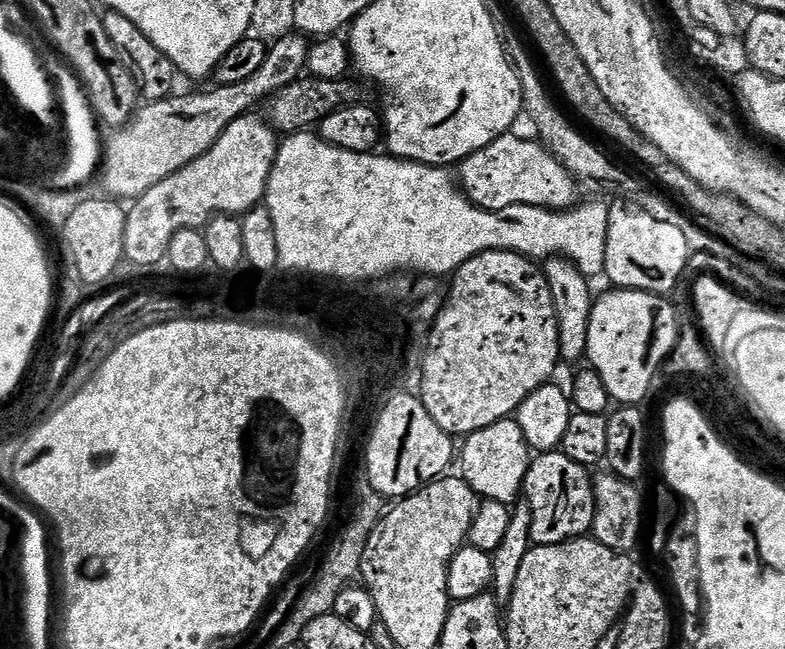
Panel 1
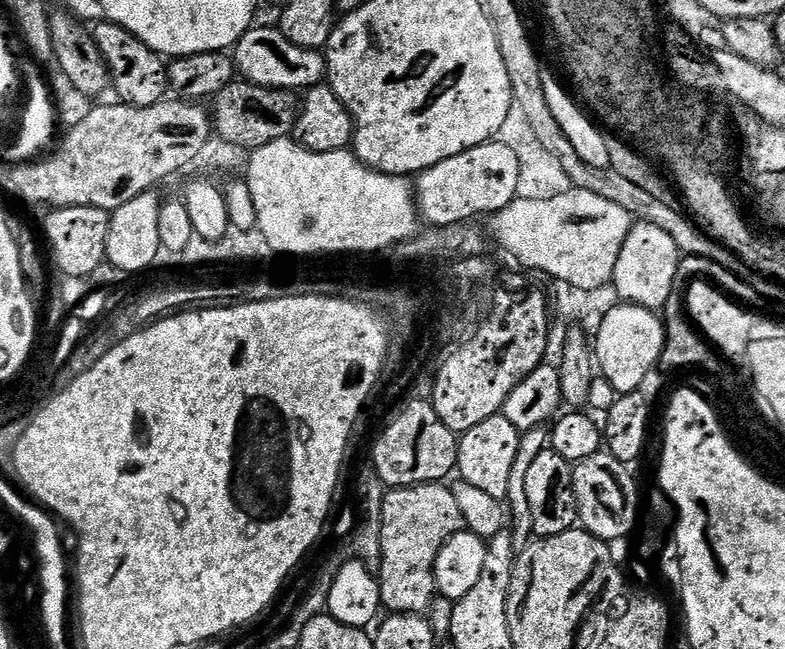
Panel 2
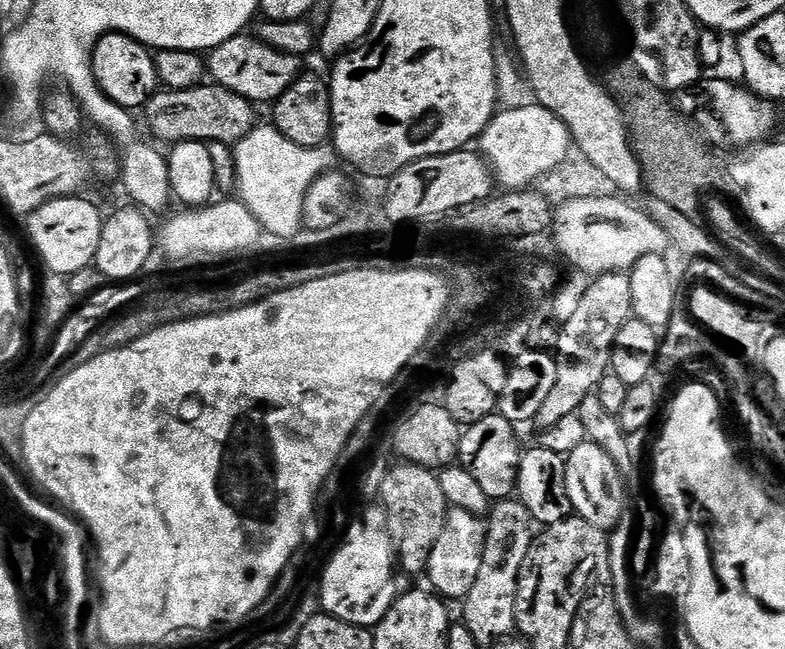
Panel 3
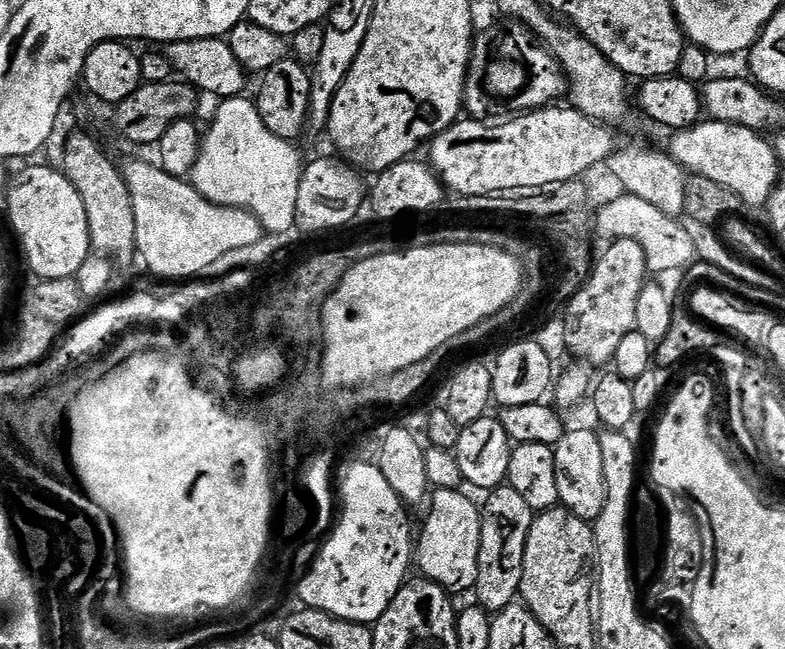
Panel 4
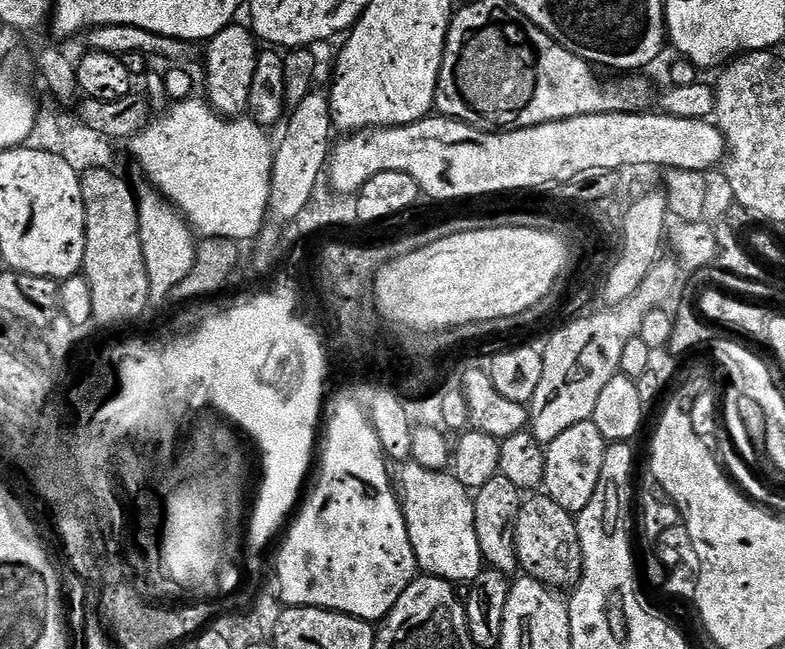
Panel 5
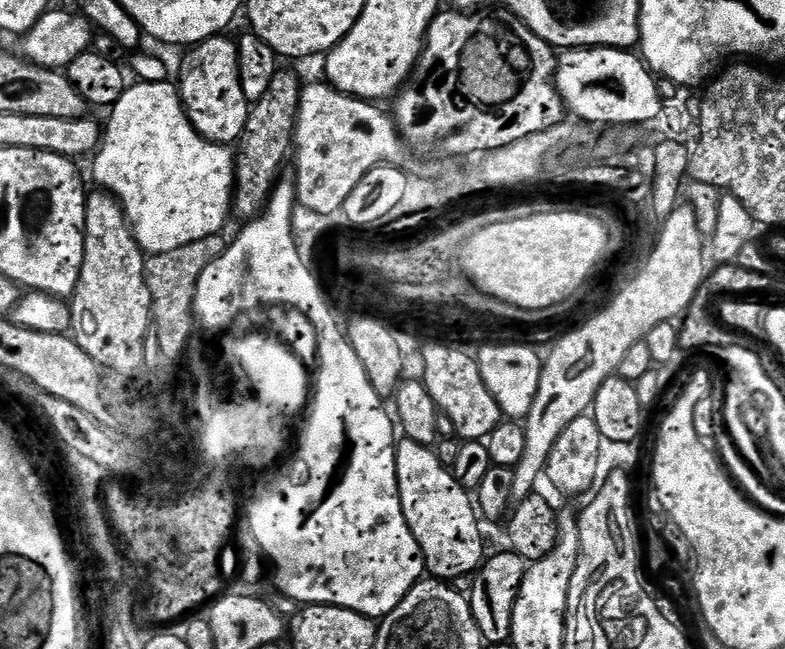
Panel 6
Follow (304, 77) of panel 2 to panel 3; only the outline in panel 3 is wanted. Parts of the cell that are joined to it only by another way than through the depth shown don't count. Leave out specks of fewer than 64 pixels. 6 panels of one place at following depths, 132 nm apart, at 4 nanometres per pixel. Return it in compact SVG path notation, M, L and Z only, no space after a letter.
M248 35L235 36L211 49L206 60L207 73L215 83L240 97L246 97L254 104L273 103L296 81L296 77L301 75L301 61L297 57L262 43L259 37Z

